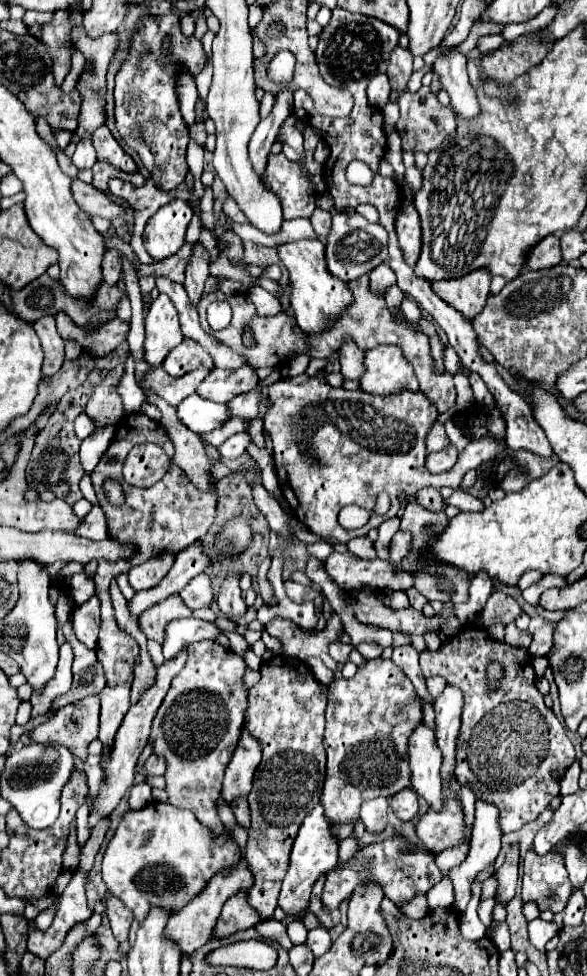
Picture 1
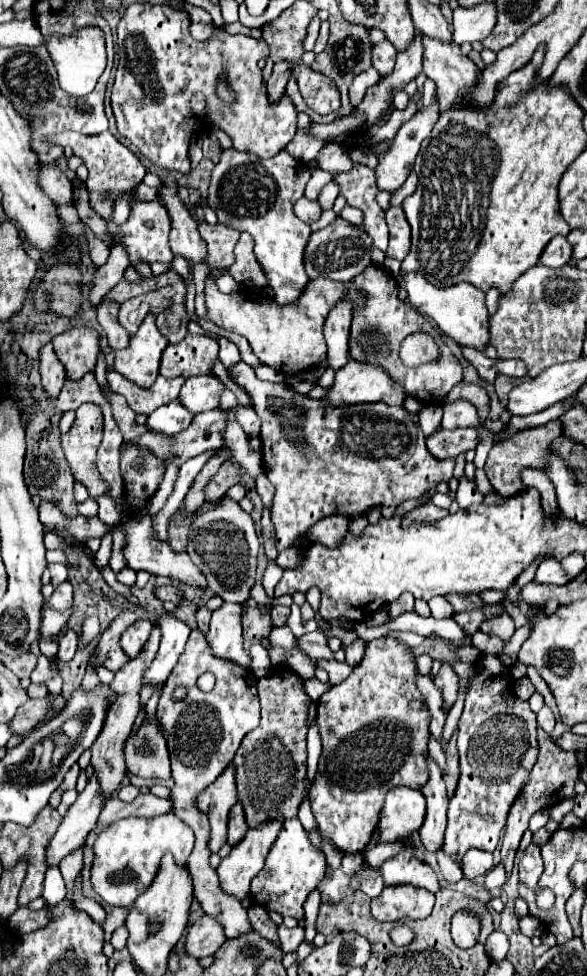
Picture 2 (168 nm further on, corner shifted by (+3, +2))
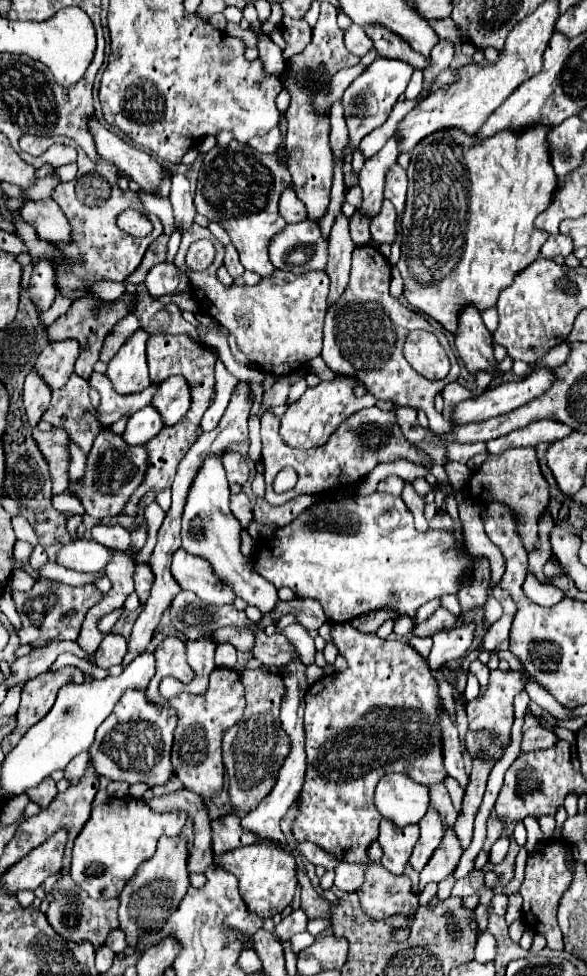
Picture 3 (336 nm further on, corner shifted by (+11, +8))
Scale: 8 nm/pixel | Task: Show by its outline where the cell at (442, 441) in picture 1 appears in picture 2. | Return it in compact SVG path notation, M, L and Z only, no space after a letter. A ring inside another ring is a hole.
M428 404L428 406L424 406L424 408L420 410L418 416L420 416L420 422L418 422L418 424L420 424L424 436L430 436L430 434L434 434L434 432L438 430L438 426L440 426L442 408Z

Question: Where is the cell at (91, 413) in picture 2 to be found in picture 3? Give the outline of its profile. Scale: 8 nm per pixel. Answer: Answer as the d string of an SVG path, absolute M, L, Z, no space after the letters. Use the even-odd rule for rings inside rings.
M34 428L36 442L50 464L52 490L60 494L68 488L68 466L70 466L70 436L64 428L52 428L50 432L40 432Z

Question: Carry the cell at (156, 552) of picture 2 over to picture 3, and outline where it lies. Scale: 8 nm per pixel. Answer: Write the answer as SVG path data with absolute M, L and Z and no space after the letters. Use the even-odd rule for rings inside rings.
M184 550L174 552L170 572L182 590L194 592L198 598L202 598L208 604L224 606L224 604L232 604L236 598L232 590L228 590L212 574L212 566L208 566L208 562L192 554L184 554Z

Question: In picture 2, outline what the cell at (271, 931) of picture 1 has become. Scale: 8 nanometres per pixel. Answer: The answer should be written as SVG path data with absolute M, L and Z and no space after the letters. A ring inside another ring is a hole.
M280 924L278 934L280 934L280 942L282 942L282 952L294 952L304 940L304 928L302 926L296 926L290 930L284 924Z

